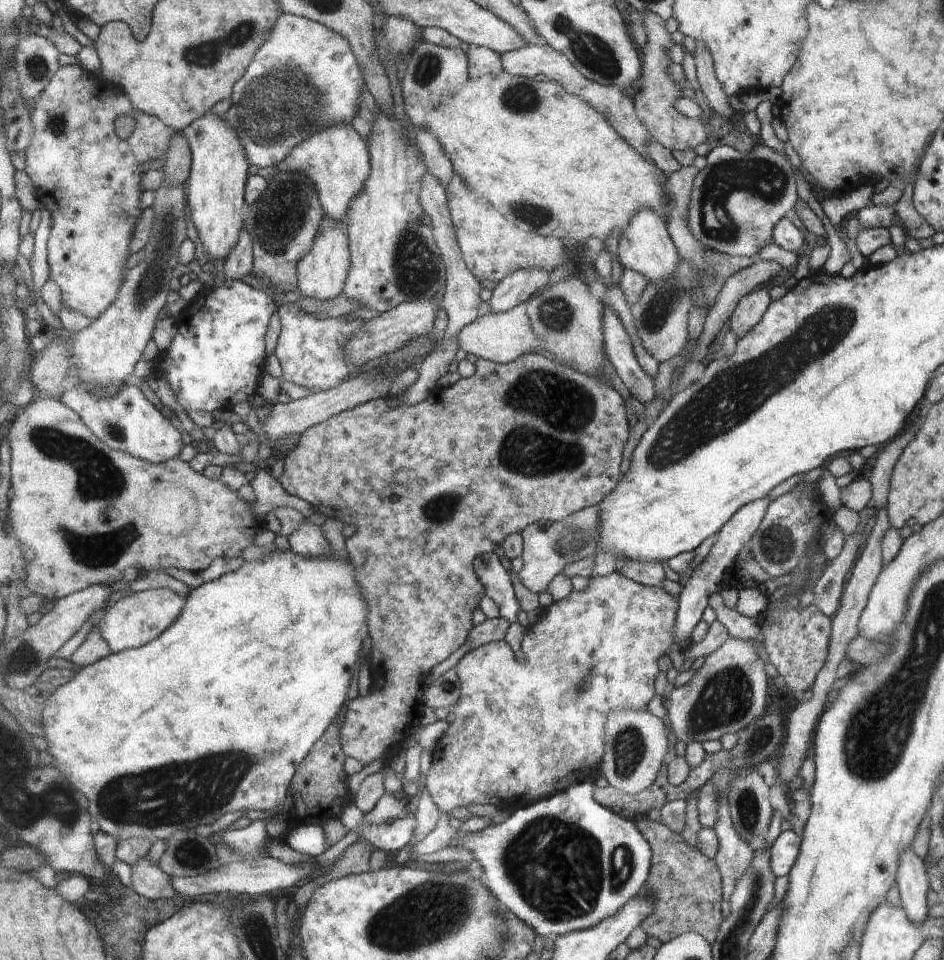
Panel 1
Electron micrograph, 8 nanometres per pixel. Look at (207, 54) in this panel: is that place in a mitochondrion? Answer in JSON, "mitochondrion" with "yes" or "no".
{"mitochondrion":"yes"}

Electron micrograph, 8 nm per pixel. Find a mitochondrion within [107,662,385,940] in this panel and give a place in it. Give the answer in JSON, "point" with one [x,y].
{"point":[188,853]}

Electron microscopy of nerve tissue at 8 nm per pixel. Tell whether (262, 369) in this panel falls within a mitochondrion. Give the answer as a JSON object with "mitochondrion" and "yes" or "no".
{"mitochondrion":"no"}

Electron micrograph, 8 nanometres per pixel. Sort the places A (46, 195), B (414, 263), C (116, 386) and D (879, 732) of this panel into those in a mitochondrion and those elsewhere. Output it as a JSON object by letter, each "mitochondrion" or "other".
{"A":"other","B":"mitochondrion","C":"other","D":"mitochondrion"}

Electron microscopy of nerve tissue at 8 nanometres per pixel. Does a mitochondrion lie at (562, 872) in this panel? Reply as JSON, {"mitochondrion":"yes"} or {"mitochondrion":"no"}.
{"mitochondrion":"yes"}

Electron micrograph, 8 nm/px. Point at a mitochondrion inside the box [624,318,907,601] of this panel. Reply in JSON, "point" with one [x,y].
{"point":[777,544]}

